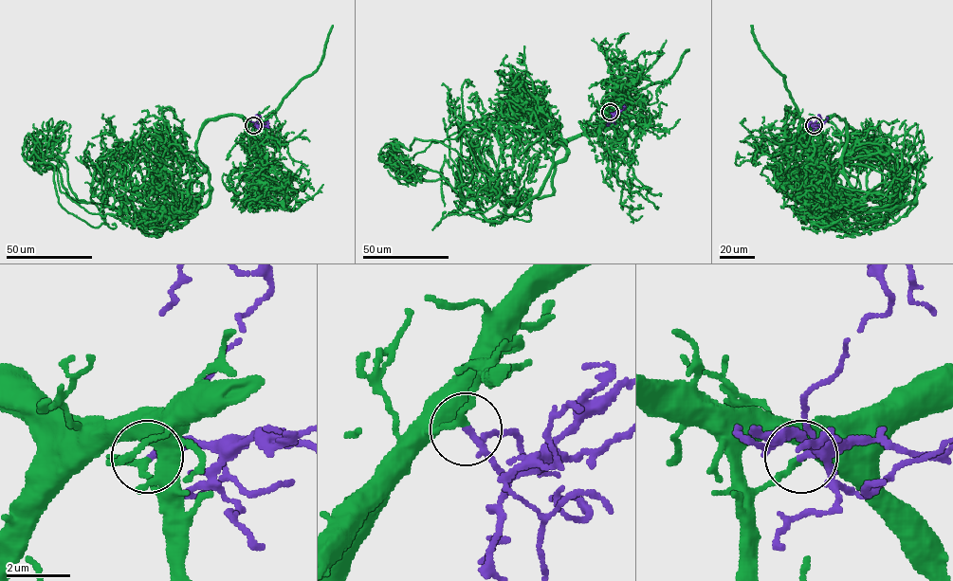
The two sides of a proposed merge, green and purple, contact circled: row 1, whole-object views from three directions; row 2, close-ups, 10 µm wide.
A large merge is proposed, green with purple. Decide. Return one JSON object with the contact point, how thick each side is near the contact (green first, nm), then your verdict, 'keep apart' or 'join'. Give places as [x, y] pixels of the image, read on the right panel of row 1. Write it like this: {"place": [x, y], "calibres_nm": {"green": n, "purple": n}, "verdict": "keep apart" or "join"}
{"place": [814, 125], "calibres_nm": {"green": 170, "purple": 170}, "verdict": "join"}

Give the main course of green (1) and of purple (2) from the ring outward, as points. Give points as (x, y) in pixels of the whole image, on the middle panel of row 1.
1: (610, 112), (554, 140), (566, 154), (500, 222), (394, 147), (441, 142), (468, 182)
2: (610, 112), (613, 115), (626, 106)

